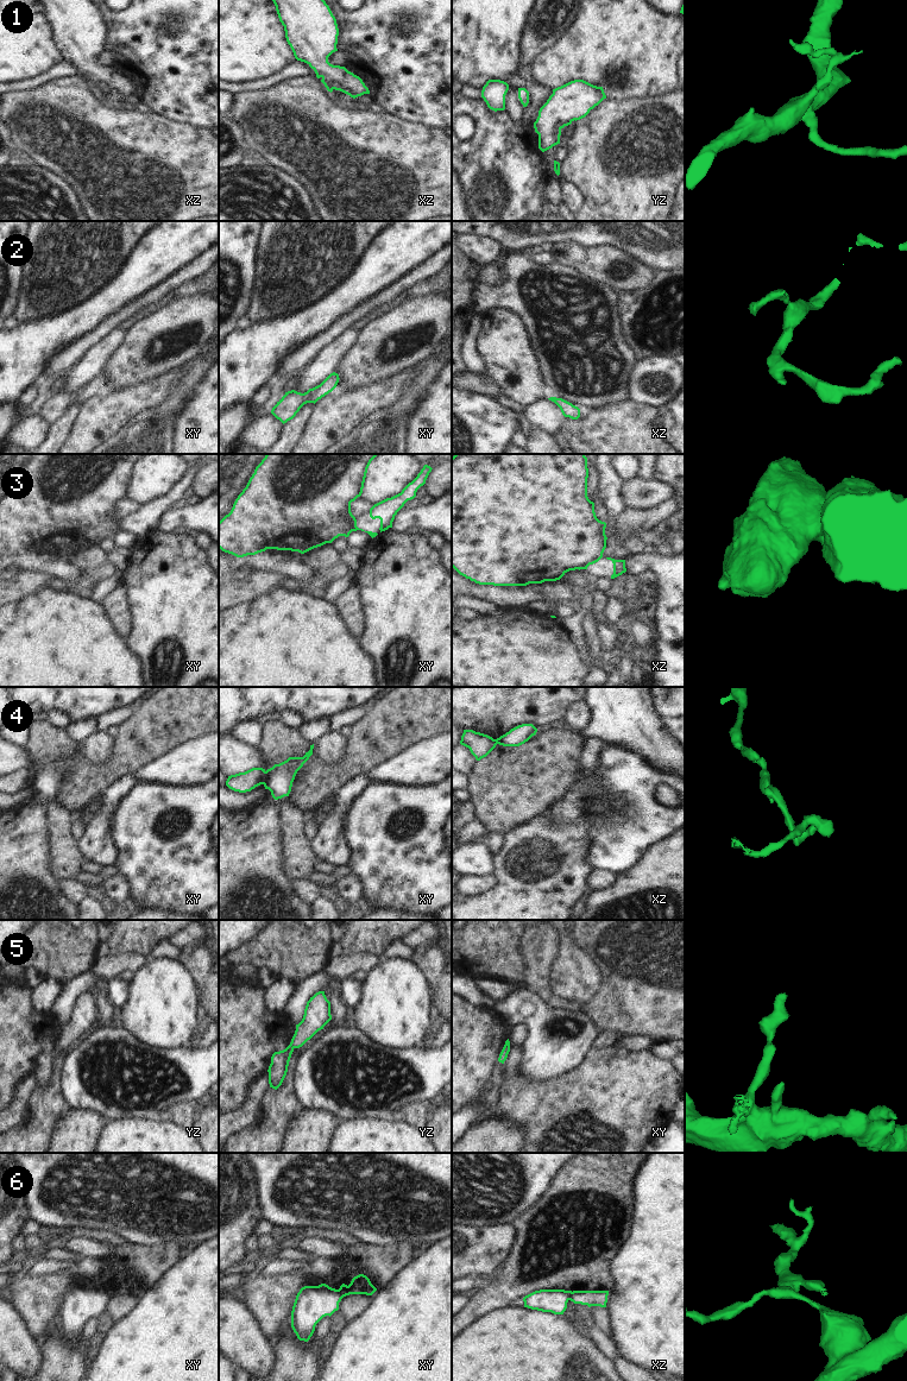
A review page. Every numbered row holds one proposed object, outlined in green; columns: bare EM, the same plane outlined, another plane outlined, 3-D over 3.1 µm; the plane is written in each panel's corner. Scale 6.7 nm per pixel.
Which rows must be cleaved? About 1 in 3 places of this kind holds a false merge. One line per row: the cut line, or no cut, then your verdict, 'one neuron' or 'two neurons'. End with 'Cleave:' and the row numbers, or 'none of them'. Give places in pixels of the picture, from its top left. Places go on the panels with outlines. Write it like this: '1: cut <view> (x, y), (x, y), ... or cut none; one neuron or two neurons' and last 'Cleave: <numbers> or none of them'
1: cut none; one neuron
2: cut none; one neuron
3: cut xy (354, 518), (352, 530); two neurons
4: cut xy (265, 771), (262, 783); two neurons
5: cut none; one neuron
6: cut xz (572, 1292), (568, 1299); two neurons
Cleave: 3, 4, 6

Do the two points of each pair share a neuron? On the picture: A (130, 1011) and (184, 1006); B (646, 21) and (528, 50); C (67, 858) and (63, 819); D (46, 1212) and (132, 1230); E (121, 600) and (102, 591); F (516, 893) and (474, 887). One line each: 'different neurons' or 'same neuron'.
A: same neuron
B: different neurons
C: same neuron
D: same neuron
E: different neurons
F: different neurons

